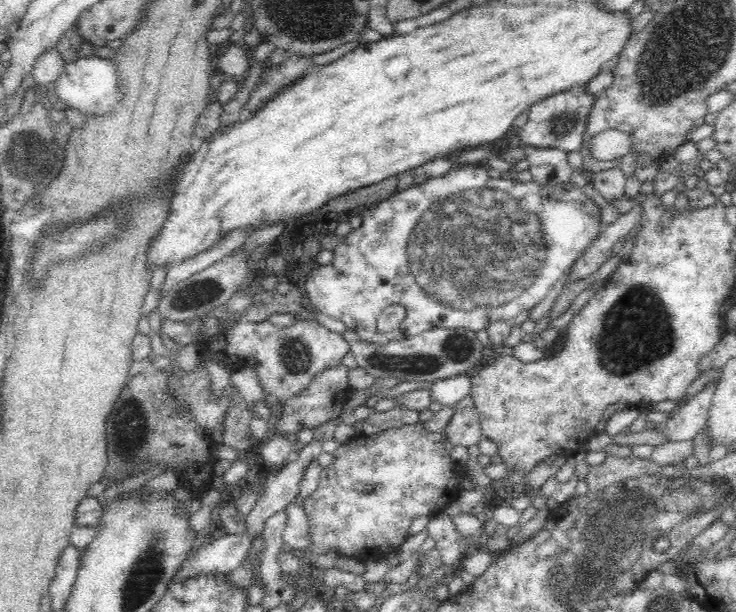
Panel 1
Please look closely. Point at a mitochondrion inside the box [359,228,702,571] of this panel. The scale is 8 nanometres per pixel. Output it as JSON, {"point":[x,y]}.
{"point":[635,332]}

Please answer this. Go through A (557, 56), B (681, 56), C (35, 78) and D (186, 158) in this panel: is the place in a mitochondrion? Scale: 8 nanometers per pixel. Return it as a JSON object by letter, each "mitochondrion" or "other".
{"A":"other","B":"mitochondrion","C":"other","D":"other"}

